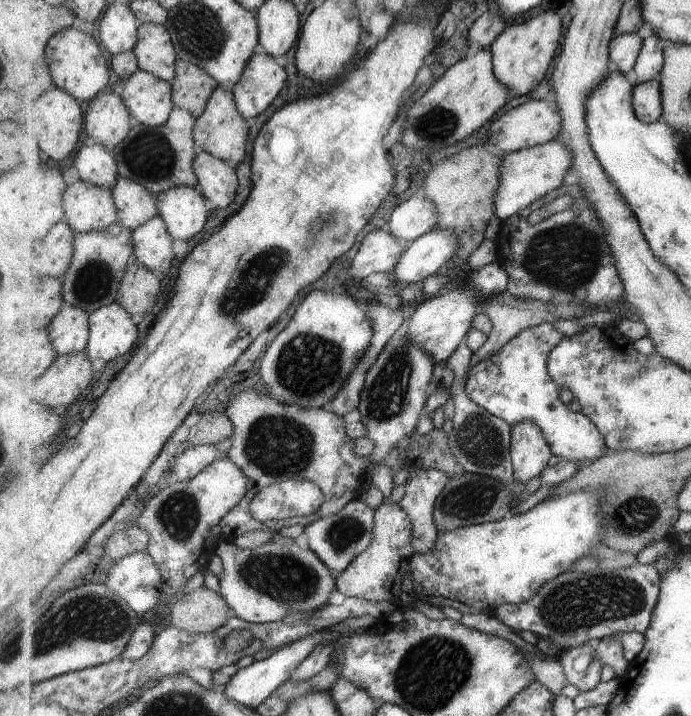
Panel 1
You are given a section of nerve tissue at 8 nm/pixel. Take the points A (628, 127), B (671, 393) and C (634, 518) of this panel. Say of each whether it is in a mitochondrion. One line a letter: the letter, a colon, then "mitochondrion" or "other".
A: other
B: other
C: mitochondrion

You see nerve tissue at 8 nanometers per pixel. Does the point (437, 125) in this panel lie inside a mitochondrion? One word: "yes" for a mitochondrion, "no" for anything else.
yes

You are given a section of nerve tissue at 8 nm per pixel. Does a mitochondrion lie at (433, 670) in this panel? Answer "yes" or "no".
yes

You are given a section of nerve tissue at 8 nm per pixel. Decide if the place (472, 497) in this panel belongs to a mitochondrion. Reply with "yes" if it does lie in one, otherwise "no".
yes

